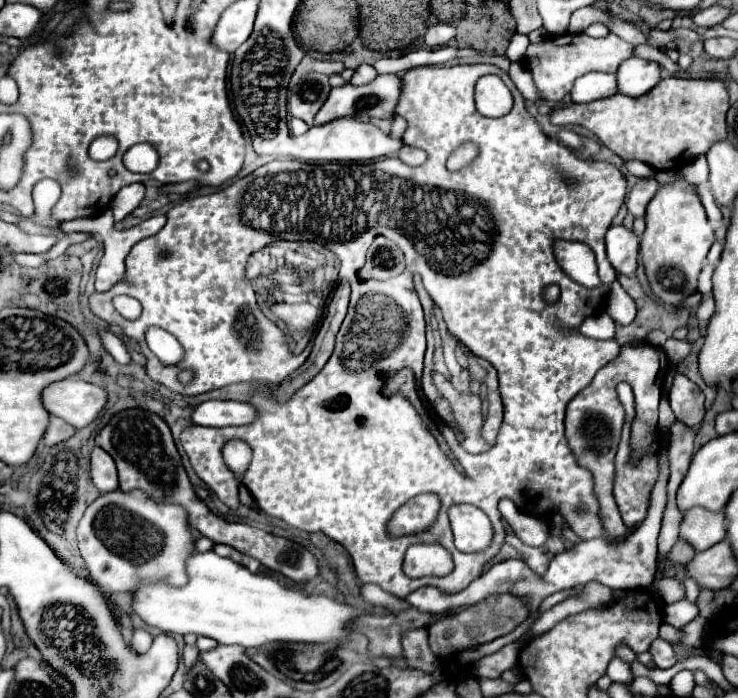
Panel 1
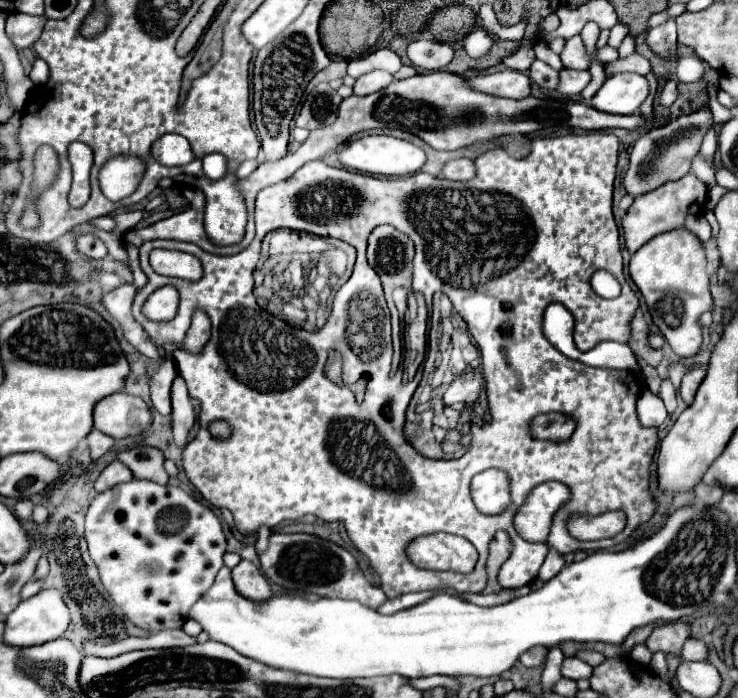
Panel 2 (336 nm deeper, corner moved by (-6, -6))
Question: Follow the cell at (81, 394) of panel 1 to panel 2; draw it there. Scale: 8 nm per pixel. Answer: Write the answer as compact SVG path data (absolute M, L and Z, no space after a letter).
M124 391L98 401L94 409L94 427L114 439L134 437L152 425L150 407Z

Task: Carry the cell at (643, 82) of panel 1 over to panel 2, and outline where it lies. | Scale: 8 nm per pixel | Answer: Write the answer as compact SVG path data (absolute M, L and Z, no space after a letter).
M616 73L604 81L604 85L592 97L590 107L614 115L634 115L646 97L646 77L636 73Z

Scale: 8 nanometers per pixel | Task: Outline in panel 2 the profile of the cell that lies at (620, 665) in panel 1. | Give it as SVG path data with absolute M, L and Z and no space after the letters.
M566 657L562 663L562 677L566 679L590 679L592 675L592 667L584 661L580 661L578 657Z

